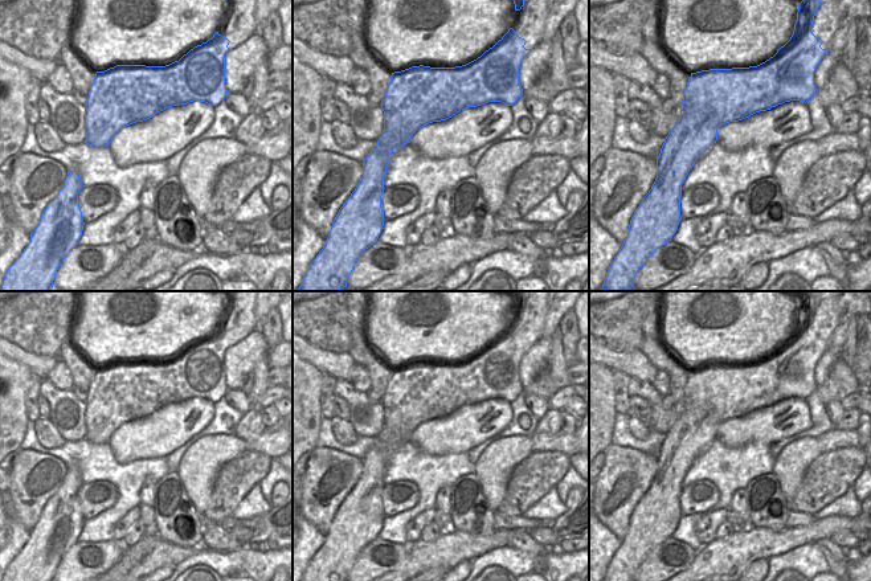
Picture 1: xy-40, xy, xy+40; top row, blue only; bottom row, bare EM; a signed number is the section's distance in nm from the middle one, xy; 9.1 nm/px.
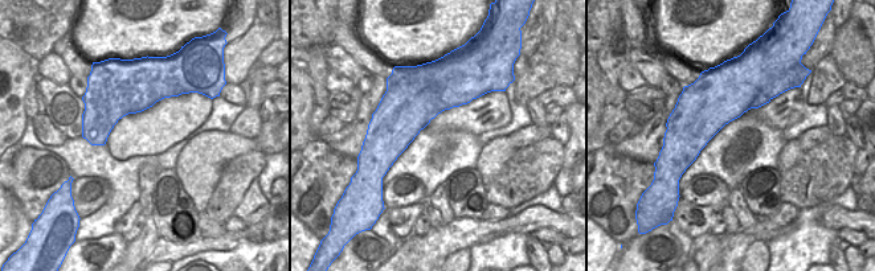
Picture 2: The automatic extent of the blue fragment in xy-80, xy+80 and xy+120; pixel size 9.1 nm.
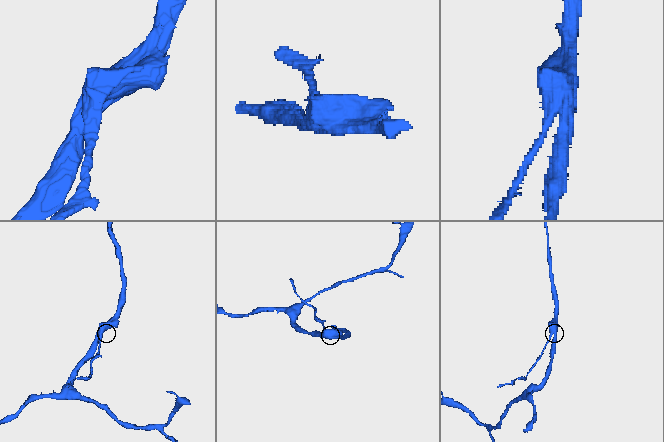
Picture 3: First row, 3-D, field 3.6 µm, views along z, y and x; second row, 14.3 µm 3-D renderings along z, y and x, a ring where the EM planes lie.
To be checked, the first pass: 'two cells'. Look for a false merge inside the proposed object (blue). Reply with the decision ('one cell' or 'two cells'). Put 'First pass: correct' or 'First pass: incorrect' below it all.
two cells
First pass: correct

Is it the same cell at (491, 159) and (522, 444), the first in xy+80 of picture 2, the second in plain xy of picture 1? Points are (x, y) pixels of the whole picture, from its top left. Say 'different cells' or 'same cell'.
same cell

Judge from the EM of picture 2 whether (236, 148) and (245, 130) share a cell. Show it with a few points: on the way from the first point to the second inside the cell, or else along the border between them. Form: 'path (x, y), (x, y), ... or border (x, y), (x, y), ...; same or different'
border (229, 130), (253, 140); different

